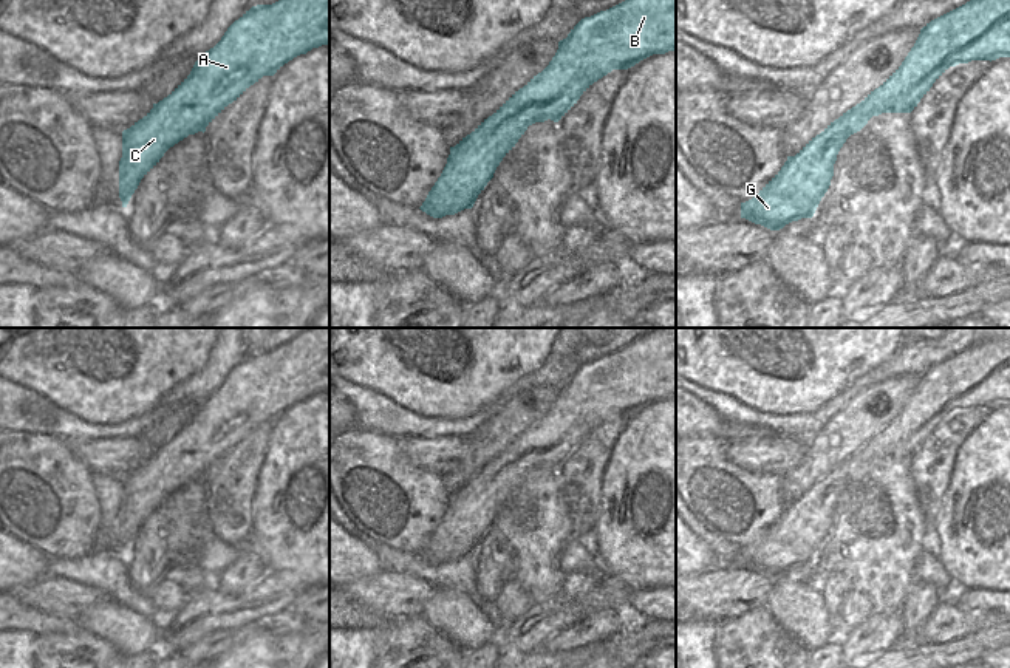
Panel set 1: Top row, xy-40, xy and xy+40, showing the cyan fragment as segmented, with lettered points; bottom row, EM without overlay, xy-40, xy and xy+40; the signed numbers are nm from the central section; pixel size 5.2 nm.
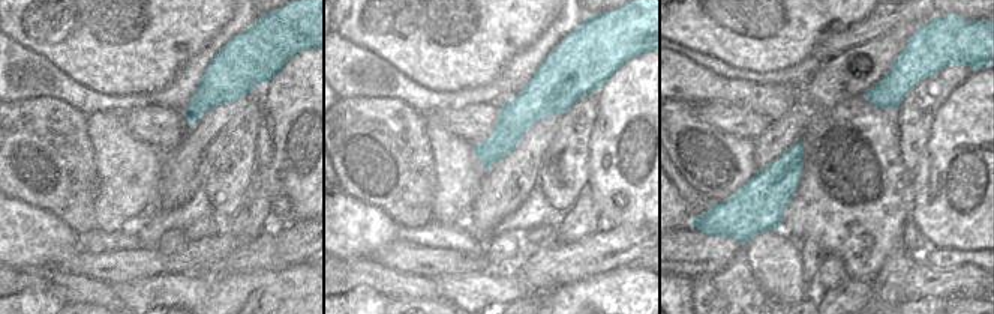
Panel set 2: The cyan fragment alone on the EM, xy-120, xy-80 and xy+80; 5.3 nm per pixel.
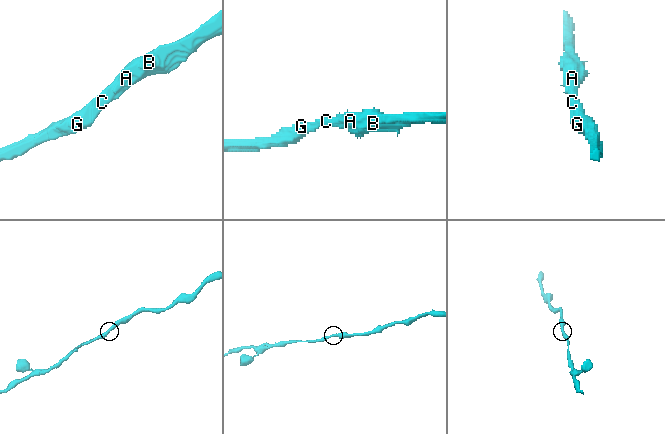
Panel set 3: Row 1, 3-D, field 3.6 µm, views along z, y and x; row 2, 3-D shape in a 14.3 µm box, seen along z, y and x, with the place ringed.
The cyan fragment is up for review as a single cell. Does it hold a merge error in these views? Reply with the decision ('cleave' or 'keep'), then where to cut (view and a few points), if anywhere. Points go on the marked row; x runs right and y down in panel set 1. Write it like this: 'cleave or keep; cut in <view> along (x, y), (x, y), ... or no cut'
keep; no cut

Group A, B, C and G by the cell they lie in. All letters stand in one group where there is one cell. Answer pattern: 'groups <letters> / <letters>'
groups A B C G

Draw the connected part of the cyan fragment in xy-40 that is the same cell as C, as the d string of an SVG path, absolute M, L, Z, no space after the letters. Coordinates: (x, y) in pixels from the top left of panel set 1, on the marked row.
M278 0L257 5L235 20L221 40L206 51L190 74L130 128L122 131L119 198L127 207L141 179L164 153L206 127L263 76L274 76L285 63L312 48L329 45L329 0Z

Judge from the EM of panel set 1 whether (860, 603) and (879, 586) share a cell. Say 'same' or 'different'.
different

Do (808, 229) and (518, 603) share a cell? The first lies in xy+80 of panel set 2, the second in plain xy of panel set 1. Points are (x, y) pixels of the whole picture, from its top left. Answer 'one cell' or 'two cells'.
two cells

